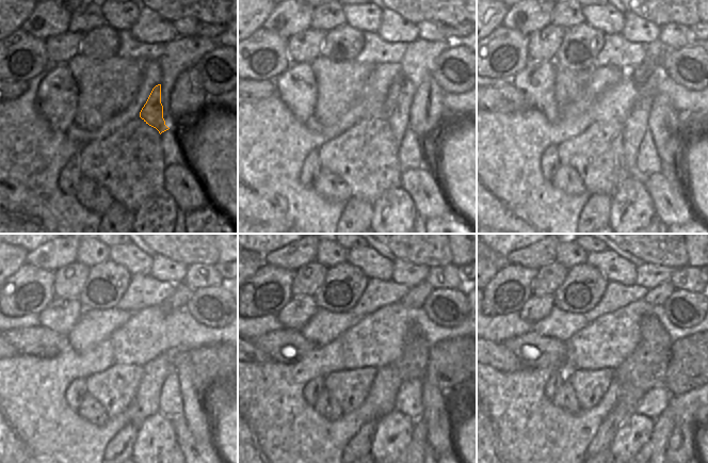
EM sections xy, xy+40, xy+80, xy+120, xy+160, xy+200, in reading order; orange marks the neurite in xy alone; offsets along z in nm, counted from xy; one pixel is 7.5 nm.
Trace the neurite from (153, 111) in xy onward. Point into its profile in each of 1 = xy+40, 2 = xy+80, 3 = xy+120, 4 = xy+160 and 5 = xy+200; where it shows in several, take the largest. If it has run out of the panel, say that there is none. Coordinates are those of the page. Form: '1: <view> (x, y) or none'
1: xy+40 (391, 99)
2: xy+80 (652, 63)
3: xy+120 (178, 299)
4: xy+160 (415, 299)
5: xy+200 (657, 296)

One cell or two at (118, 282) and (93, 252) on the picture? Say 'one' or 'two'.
two

